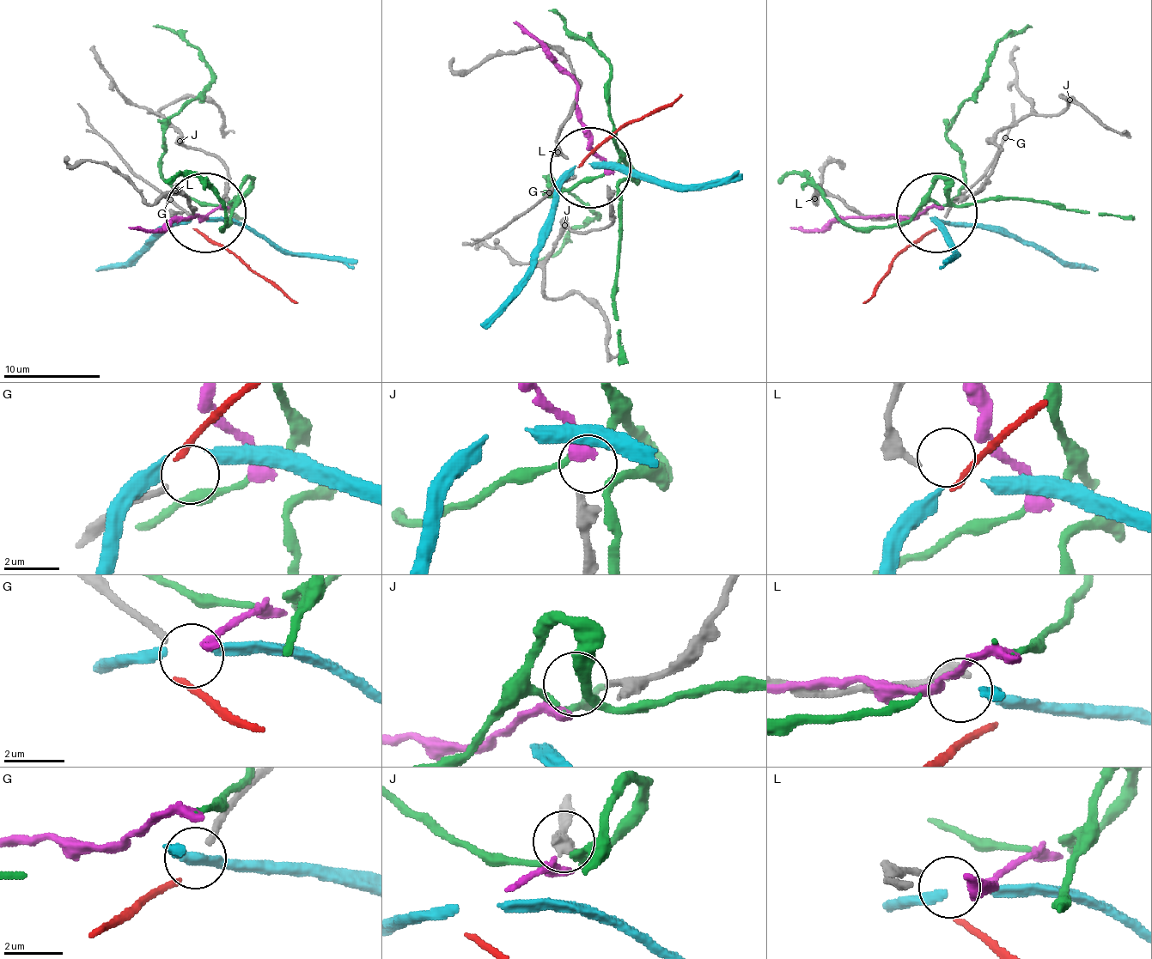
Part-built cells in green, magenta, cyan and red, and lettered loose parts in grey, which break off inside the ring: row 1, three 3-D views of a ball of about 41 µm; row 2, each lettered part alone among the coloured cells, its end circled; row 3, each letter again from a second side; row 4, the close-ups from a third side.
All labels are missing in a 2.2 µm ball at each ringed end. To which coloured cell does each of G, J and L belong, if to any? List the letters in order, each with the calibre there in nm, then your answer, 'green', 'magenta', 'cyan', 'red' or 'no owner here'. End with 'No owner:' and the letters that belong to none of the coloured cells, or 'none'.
G: 240 nm thick; no owner here
J: 240 nm thick; magenta
L: 200 nm thick; no owner here
No owner: G, L

